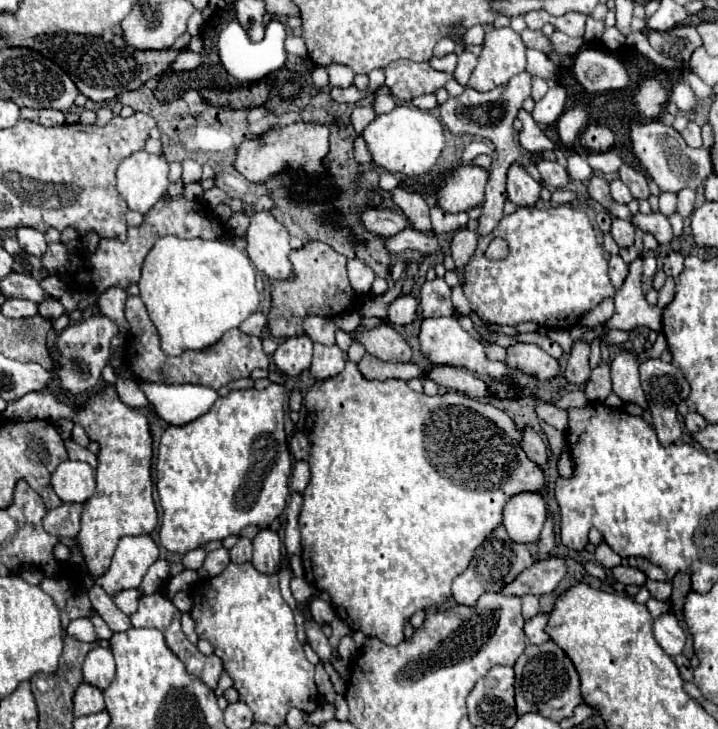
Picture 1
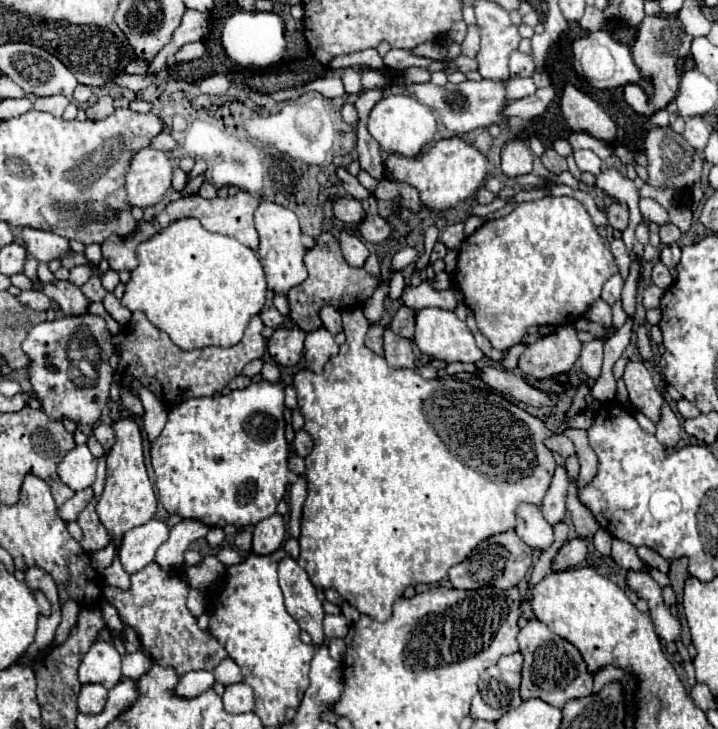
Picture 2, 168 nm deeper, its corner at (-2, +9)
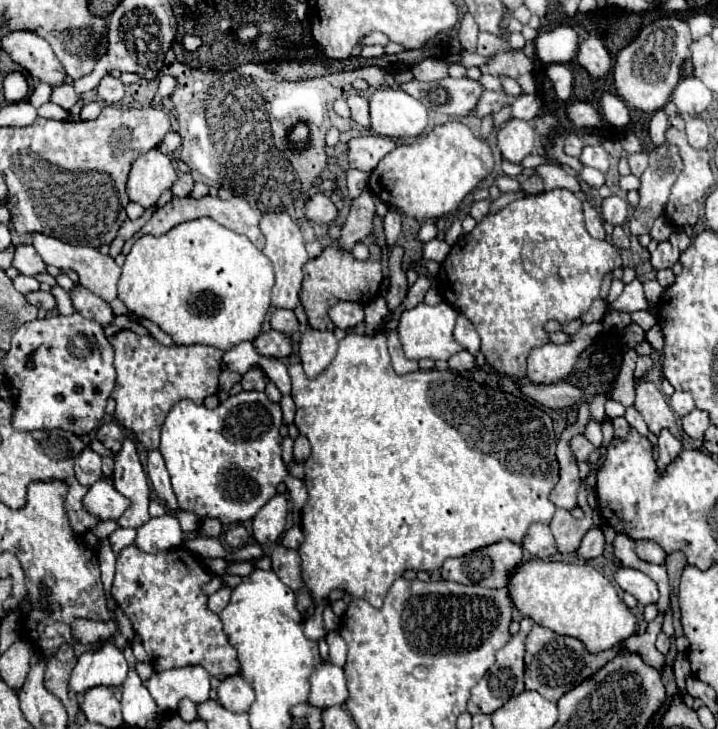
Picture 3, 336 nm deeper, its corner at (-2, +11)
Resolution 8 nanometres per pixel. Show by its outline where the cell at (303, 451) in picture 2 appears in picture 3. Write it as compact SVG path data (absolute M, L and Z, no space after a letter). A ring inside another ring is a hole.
M298 436L294 440L294 458L296 462L304 462L310 456L310 442L306 440L306 436Z

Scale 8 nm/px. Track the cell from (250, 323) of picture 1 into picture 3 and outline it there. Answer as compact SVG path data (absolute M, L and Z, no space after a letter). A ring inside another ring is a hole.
M274 308L270 312L270 326L278 332L284 332L286 336L290 336L294 330L298 330L298 320L294 316L292 310L284 310L284 308Z

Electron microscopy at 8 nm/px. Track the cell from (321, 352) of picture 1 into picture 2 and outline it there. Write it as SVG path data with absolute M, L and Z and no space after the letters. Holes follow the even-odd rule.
M320 328L320 330L314 330L306 336L306 342L304 342L304 358L306 358L306 364L312 372L322 372L324 364L330 360L330 356L334 356L338 352L338 344L334 342L334 336L326 330L326 328Z

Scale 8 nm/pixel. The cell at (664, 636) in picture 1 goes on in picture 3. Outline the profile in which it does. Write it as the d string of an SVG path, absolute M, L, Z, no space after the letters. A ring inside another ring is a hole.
M620 568L614 574L614 578L616 578L618 586L624 592L632 594L640 604L656 604L658 602L658 586L644 572L632 570L632 568Z

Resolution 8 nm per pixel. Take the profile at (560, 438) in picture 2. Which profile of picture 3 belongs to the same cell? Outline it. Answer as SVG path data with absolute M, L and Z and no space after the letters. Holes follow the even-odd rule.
M578 434L570 438L570 450L574 452L576 460L588 460L588 454L594 450L594 446L582 434Z

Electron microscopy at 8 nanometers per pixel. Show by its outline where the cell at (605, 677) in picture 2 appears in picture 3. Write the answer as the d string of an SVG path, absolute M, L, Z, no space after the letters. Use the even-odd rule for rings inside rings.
M658 612L658 616L648 624L646 632L644 634L634 634L630 636L620 648L618 648L618 654L638 654L642 656L642 660L646 664L650 664L652 668L662 668L664 666L664 656L656 650L654 642L656 642L656 636L660 634L662 630L662 622L664 622L664 614Z

